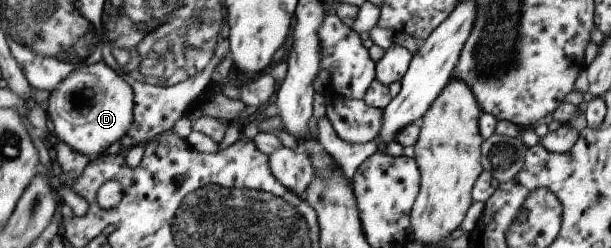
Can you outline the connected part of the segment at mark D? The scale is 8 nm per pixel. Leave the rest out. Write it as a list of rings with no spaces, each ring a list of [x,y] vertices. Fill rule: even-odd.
[[[101,60],[96,64],[73,70],[55,86],[55,89],[50,91],[44,106],[51,123],[50,127],[54,128],[59,141],[67,144],[73,151],[86,155],[91,161],[105,154],[107,147],[128,133],[134,118],[134,93],[120,71],[115,66],[108,66],[104,60]]]

